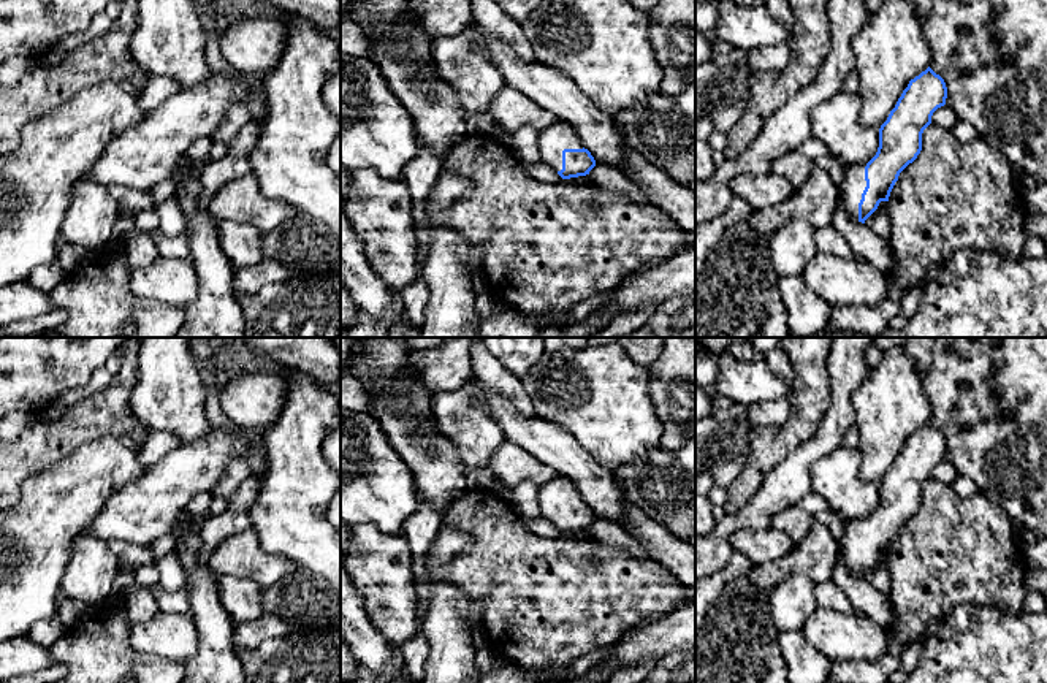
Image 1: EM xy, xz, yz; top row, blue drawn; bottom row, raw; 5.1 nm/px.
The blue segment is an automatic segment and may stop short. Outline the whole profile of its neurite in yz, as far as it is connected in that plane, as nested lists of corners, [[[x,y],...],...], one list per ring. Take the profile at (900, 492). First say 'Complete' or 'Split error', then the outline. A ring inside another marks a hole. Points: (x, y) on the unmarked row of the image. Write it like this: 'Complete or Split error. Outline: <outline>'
Split error. Outline: [[[930,422],[909,436],[887,475],[879,483],[876,510],[868,518],[844,523],[840,556],[852,575],[865,578],[881,556],[889,556],[900,528],[920,509],[922,488],[931,479],[933,467],[946,460],[946,453],[946,437]]]

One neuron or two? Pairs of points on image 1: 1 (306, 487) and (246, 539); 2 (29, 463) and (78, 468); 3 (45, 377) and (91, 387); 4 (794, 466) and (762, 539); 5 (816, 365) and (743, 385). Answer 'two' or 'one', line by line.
1: two
2: two
3: two
4: two
5: two

